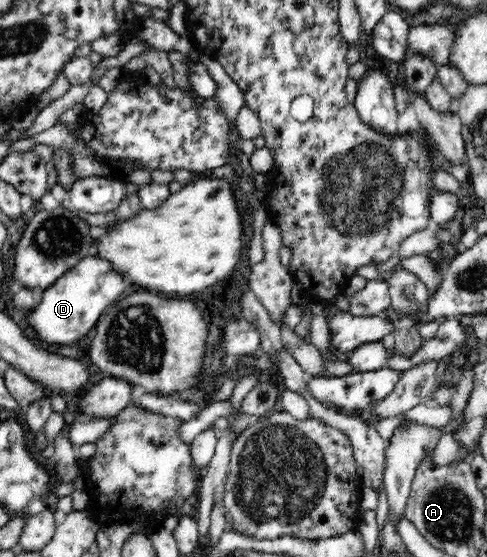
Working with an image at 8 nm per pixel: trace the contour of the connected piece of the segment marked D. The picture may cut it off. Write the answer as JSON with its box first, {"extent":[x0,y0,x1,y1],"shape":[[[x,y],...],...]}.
{"extent":[28,255,129,346],"shape":[[[96,255],[82,258],[74,268],[42,290],[40,299],[28,314],[28,327],[34,336],[51,346],[73,346],[81,342],[101,318],[101,313],[127,290],[129,283],[111,265]]]}

